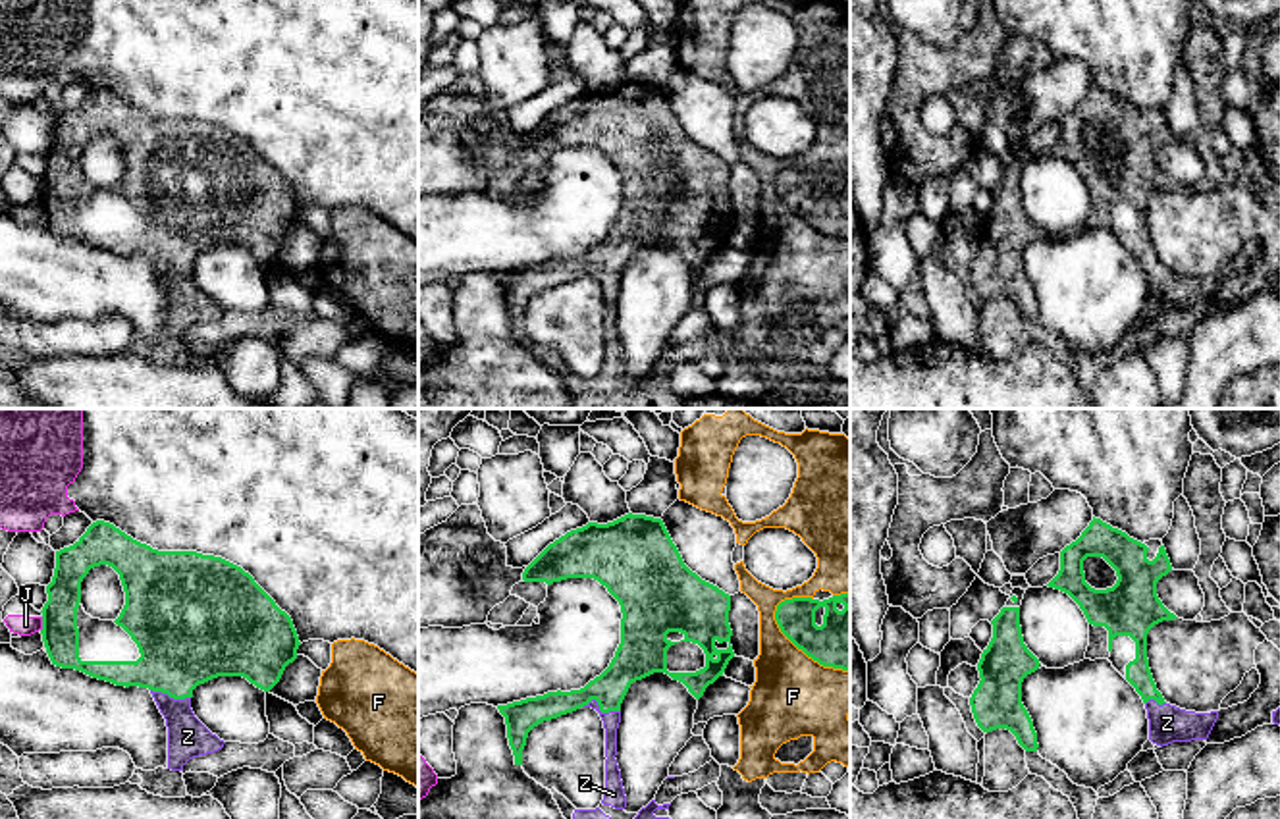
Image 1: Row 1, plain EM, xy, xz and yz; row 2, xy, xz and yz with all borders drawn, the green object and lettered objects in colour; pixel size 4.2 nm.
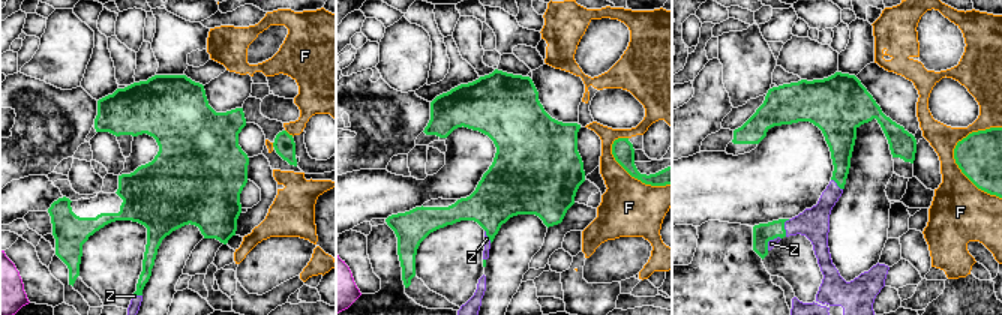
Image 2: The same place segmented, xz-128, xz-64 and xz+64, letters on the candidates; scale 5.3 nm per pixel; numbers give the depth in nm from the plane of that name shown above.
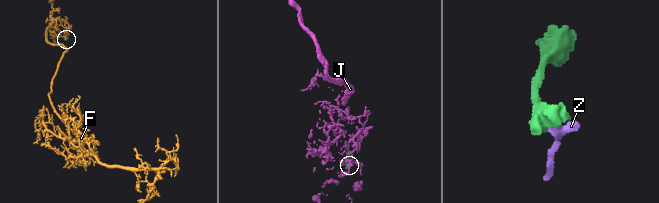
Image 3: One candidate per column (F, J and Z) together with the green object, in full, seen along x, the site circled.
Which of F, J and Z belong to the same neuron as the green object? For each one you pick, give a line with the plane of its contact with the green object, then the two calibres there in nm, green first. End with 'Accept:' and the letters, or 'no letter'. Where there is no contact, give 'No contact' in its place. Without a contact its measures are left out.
Z: Touches green in xz. Thickness 160 nm (green) against 70 nm
Accept: Z

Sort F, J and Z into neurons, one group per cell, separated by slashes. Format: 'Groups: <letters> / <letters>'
Groups: F / J / Z

